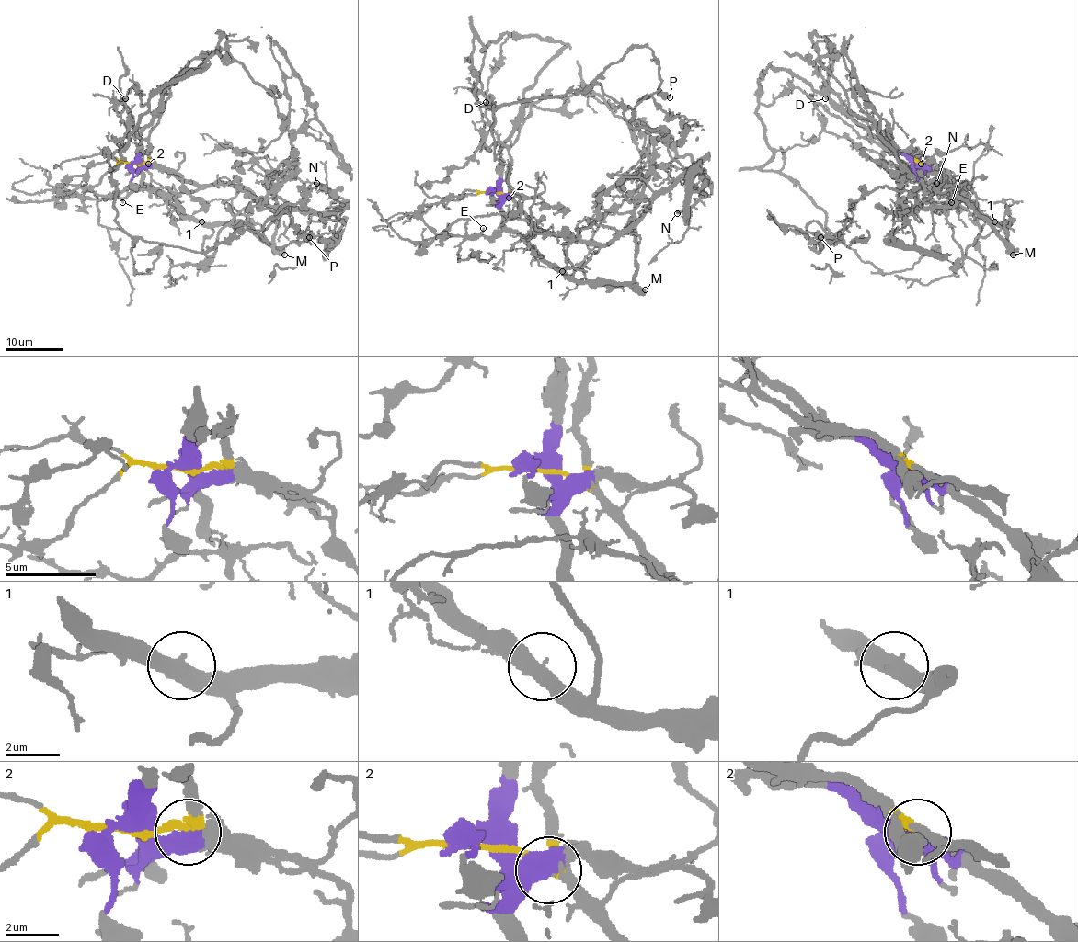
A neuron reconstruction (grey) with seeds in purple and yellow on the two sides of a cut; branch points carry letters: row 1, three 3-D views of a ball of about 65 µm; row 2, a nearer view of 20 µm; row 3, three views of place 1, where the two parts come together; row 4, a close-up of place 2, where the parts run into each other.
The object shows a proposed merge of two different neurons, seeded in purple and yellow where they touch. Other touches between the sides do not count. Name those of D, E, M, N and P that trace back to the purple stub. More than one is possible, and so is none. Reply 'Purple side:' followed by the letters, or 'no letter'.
Purple side: E, M

